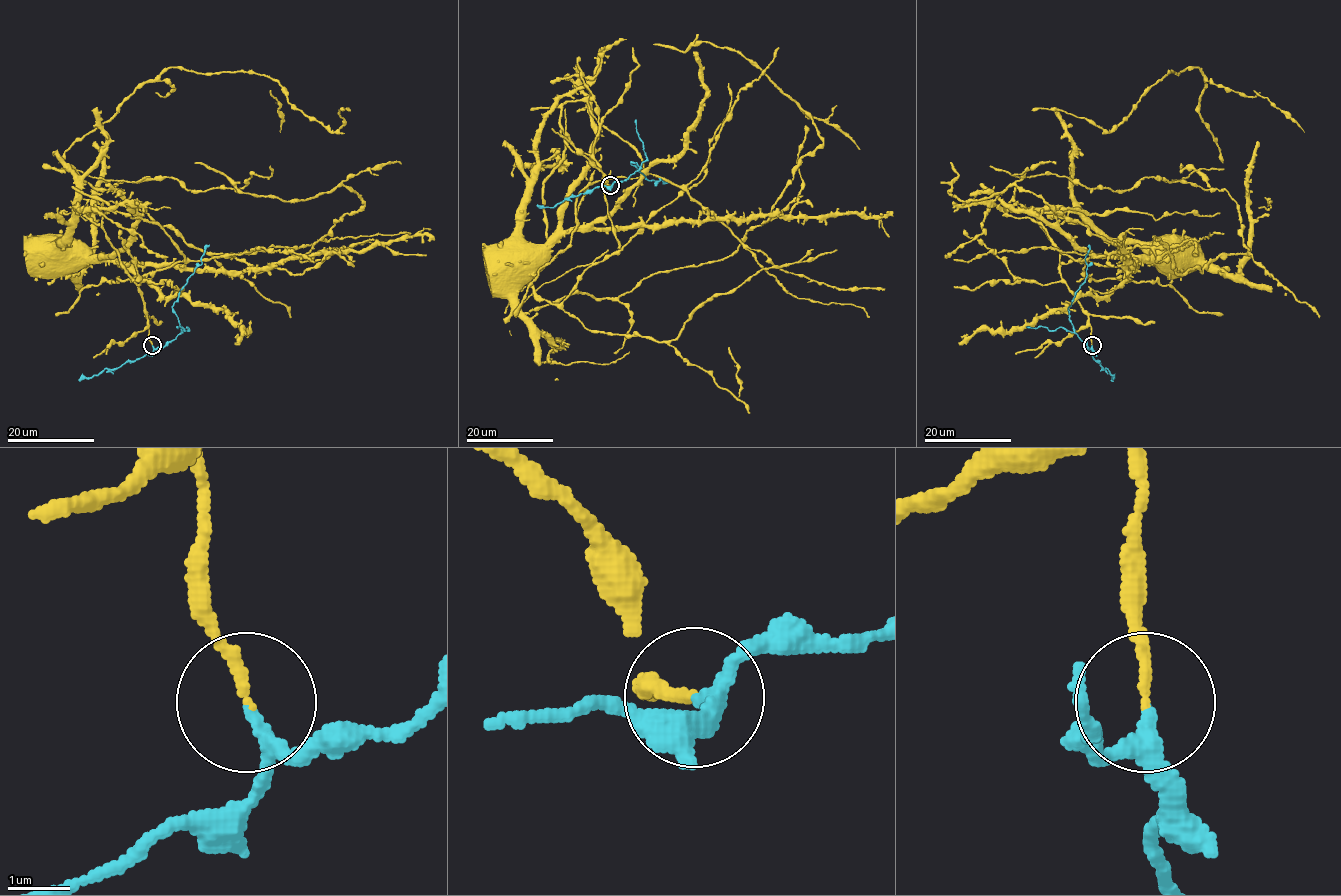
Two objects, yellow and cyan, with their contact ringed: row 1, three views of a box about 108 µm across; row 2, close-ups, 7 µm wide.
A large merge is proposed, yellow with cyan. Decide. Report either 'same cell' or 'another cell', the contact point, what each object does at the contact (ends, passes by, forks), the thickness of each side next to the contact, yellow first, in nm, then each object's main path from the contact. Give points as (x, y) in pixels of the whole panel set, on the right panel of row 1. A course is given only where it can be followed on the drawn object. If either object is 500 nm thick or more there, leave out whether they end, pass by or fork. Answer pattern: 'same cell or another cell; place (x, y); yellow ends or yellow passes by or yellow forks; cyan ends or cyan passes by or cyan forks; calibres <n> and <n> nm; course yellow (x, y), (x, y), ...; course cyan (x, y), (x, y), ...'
another cell; place (1092, 345); yellow ends; cyan passes by; calibres 160 and 180 nm; course yellow (1092, 345), (1059, 249), (1019, 204), (1002, 209), (1066, 208), (1113, 238), (1154, 243), (1161, 255); course cyan (1092, 345), (1089, 349), (1073, 330), (1069, 316), (1075, 291), (1086, 277), (1085, 256), (1090, 245)

